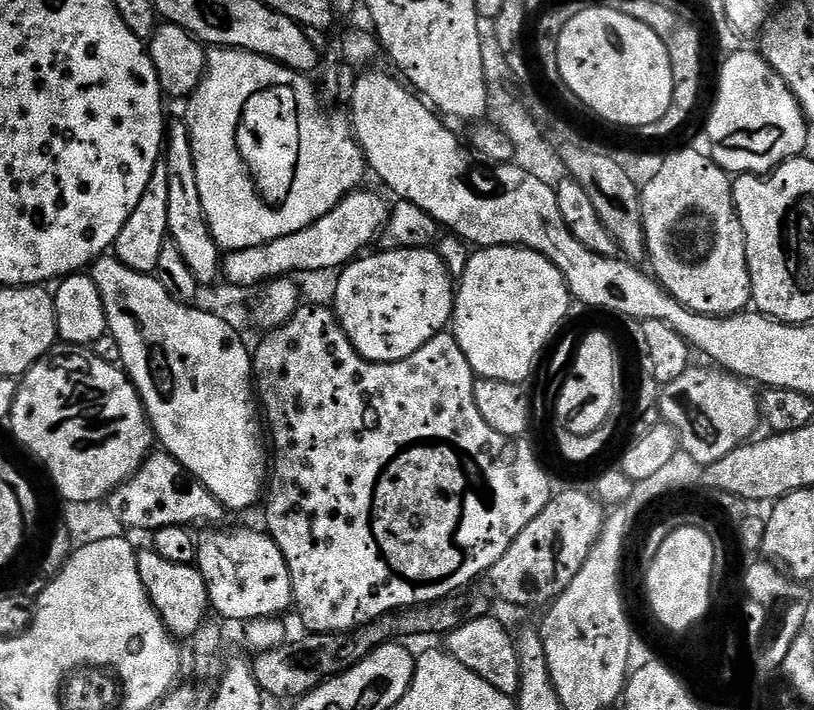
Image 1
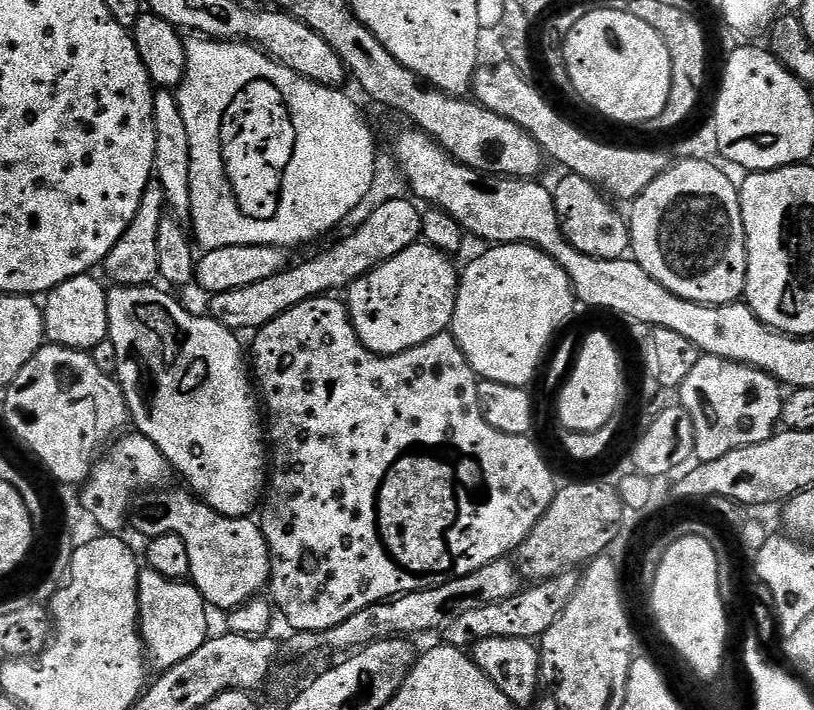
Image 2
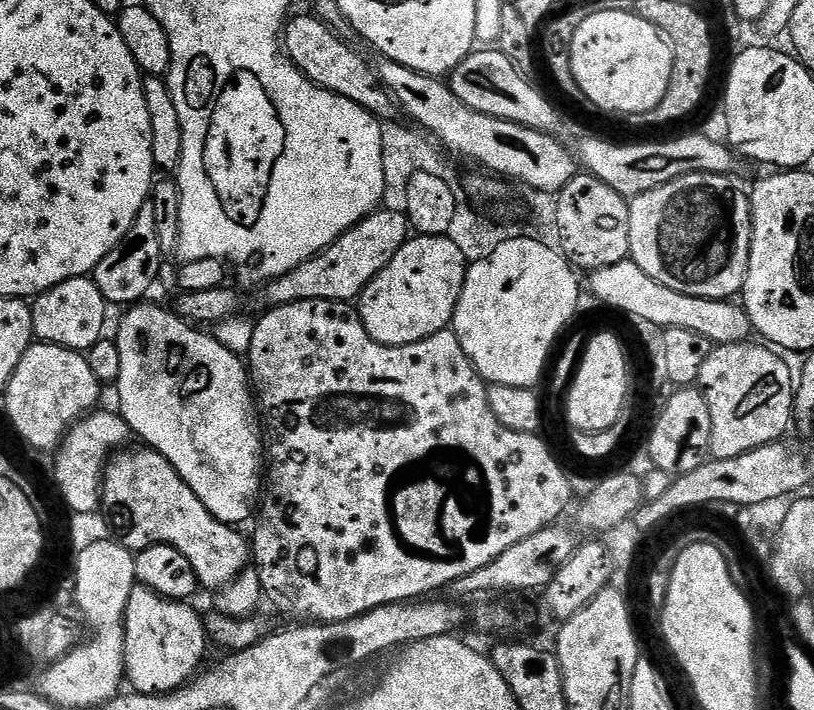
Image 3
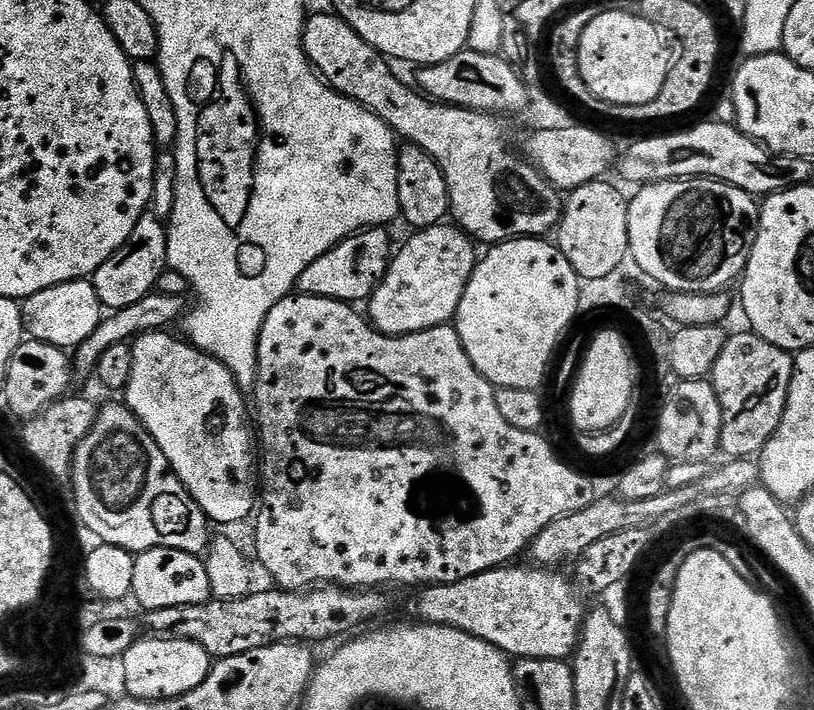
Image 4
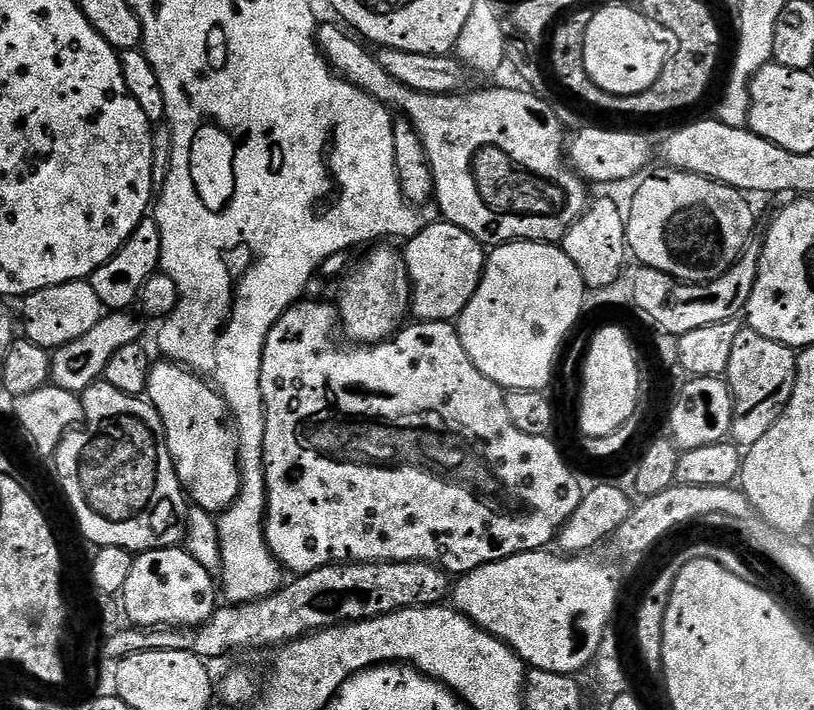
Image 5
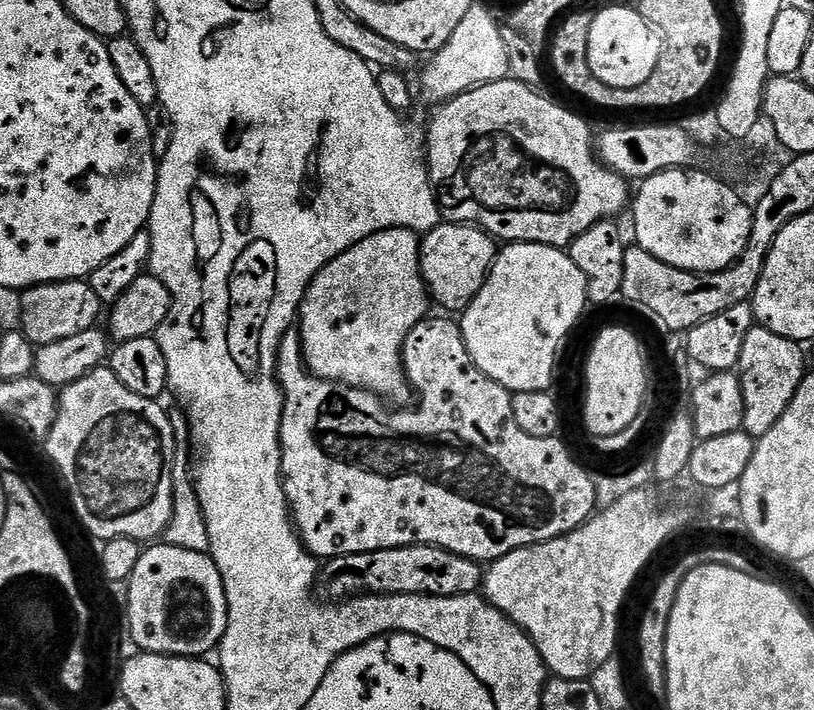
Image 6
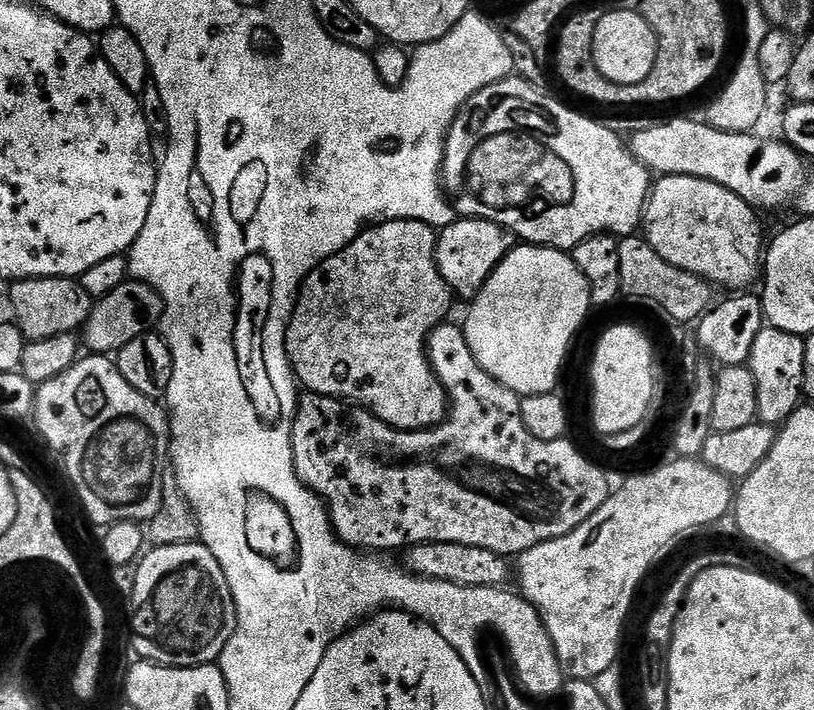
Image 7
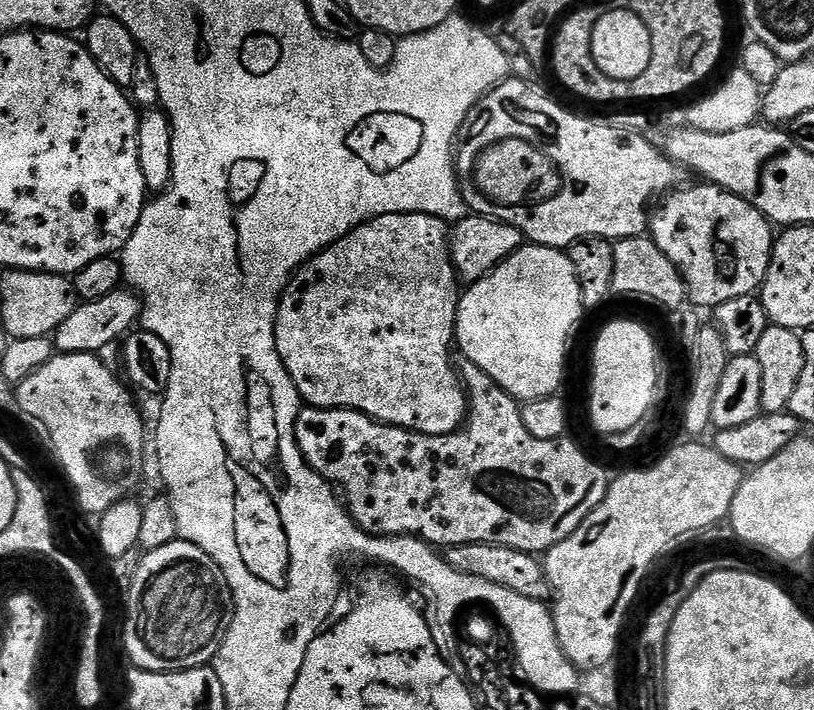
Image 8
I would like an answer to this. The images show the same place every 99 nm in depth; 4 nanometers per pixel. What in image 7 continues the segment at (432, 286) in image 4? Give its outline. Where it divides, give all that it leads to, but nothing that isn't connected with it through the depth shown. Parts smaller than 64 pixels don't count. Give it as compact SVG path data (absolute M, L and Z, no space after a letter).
M457 218L450 226L439 229L436 238L436 266L457 297L472 298L517 244L516 237L498 226L498 222Z

